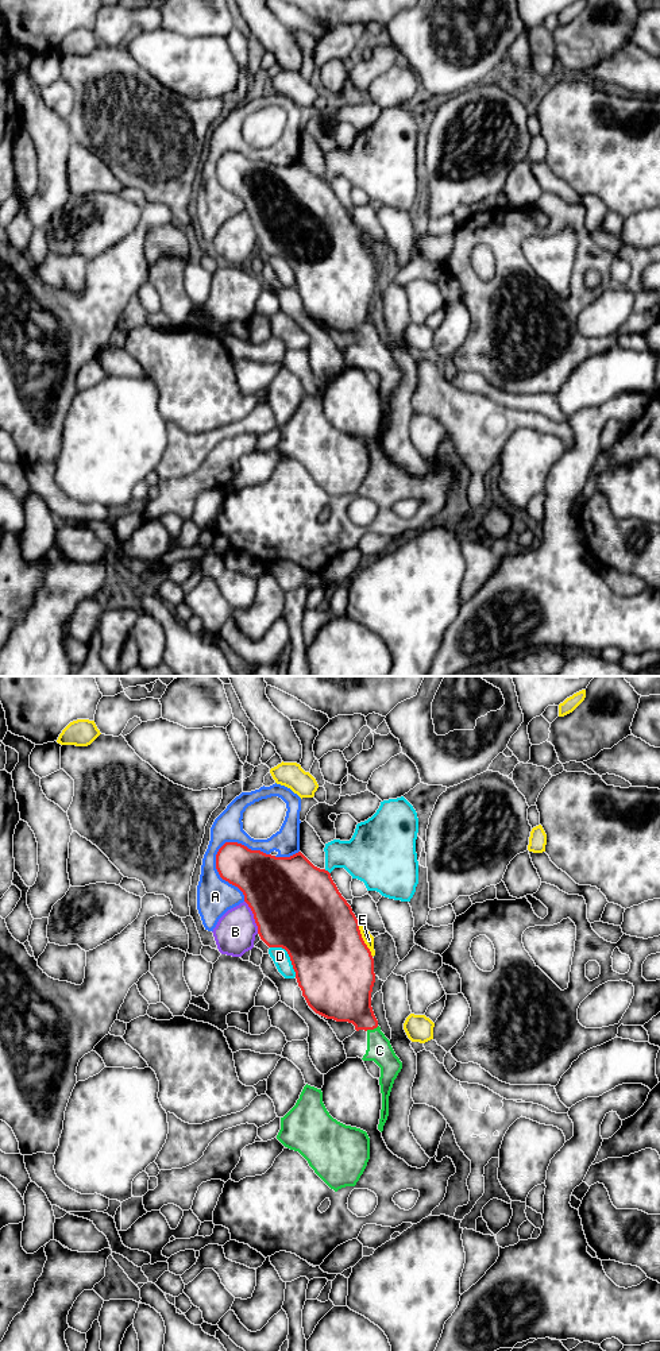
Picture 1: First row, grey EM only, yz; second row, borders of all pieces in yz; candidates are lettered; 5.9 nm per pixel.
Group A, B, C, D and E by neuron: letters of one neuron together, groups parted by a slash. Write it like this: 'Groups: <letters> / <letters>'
Groups: A / B / C / D / E

